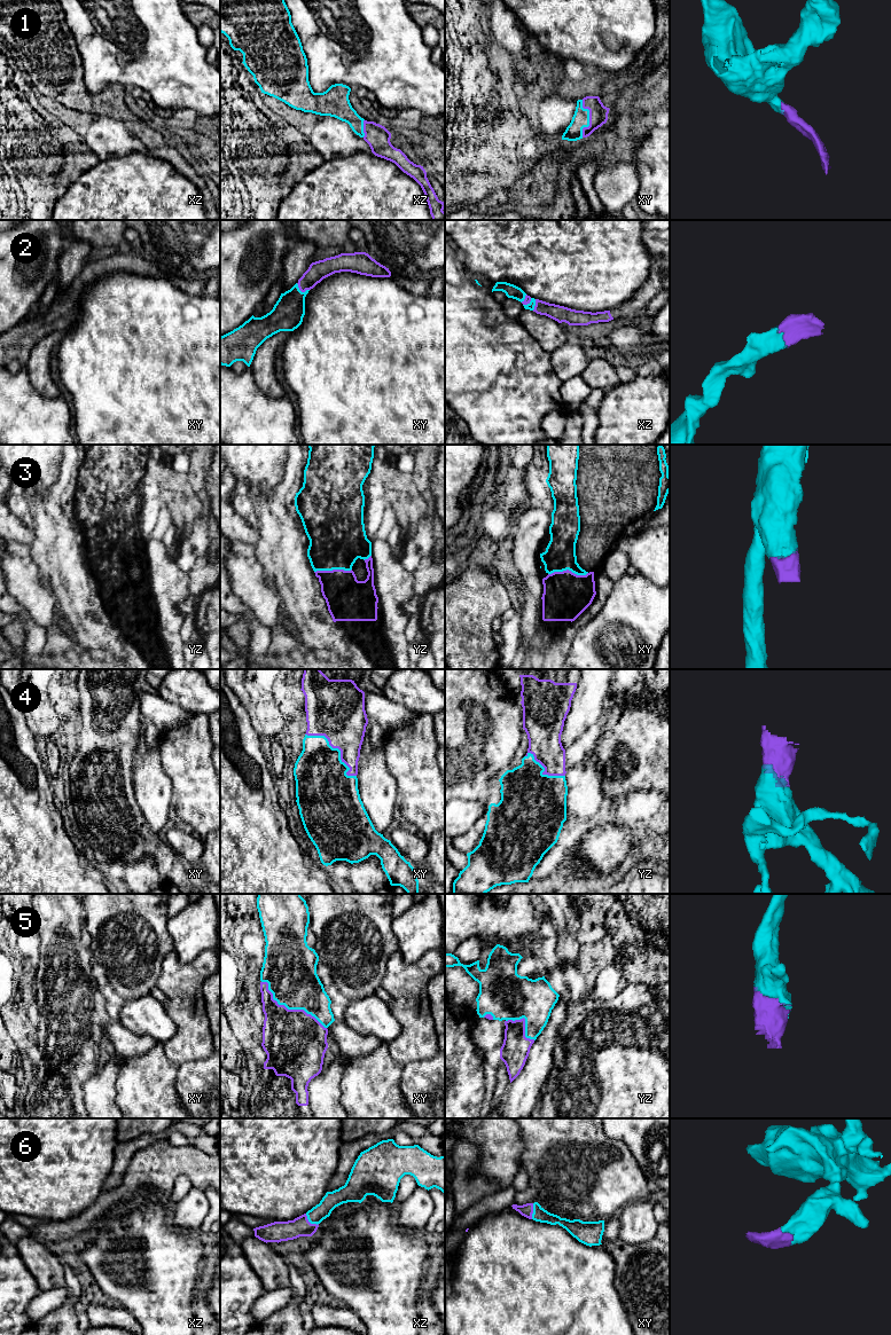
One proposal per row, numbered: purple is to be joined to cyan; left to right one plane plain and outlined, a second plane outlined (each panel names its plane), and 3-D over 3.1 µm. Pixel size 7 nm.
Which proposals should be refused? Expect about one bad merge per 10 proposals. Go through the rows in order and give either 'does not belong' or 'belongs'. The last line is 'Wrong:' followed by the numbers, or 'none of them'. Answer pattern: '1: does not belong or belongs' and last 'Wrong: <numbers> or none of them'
1: belongs
2: belongs
3: belongs
4: belongs
5: belongs
6: belongs
Wrong: none of them

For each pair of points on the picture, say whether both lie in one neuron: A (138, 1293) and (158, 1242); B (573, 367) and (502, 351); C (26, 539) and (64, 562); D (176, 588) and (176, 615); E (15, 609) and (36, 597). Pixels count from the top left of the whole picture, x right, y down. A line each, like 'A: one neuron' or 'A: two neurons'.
A: one neuron
B: two neurons
C: two neurons
D: one neuron
E: two neurons

